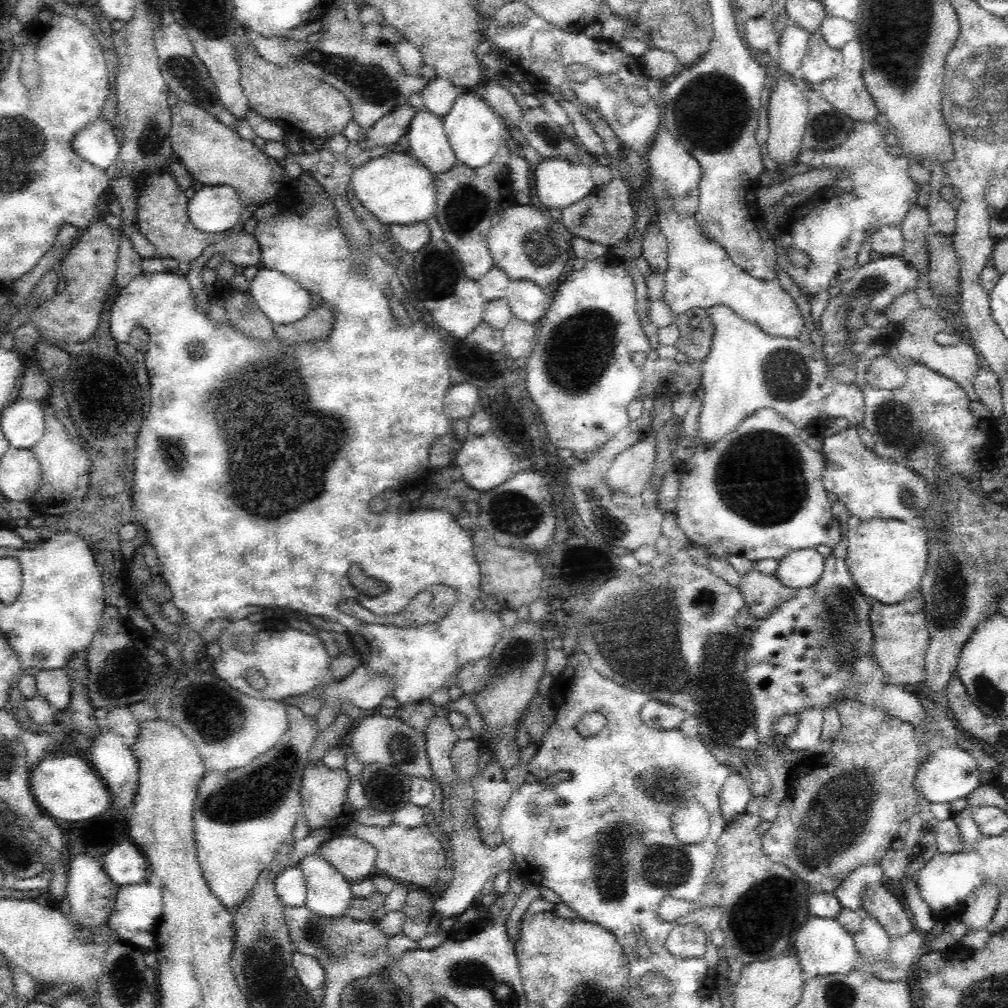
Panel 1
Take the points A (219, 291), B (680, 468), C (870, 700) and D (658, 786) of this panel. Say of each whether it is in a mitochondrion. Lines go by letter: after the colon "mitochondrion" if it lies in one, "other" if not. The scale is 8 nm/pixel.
A: other
B: other
C: other
D: mitochondrion

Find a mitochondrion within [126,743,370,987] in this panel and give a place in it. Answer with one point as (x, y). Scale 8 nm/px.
(260, 792)

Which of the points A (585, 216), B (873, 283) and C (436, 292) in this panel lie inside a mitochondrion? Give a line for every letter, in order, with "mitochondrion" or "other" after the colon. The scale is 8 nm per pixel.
A: mitochondrion
B: mitochondrion
C: other

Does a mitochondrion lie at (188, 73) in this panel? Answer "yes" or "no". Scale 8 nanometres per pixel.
yes

